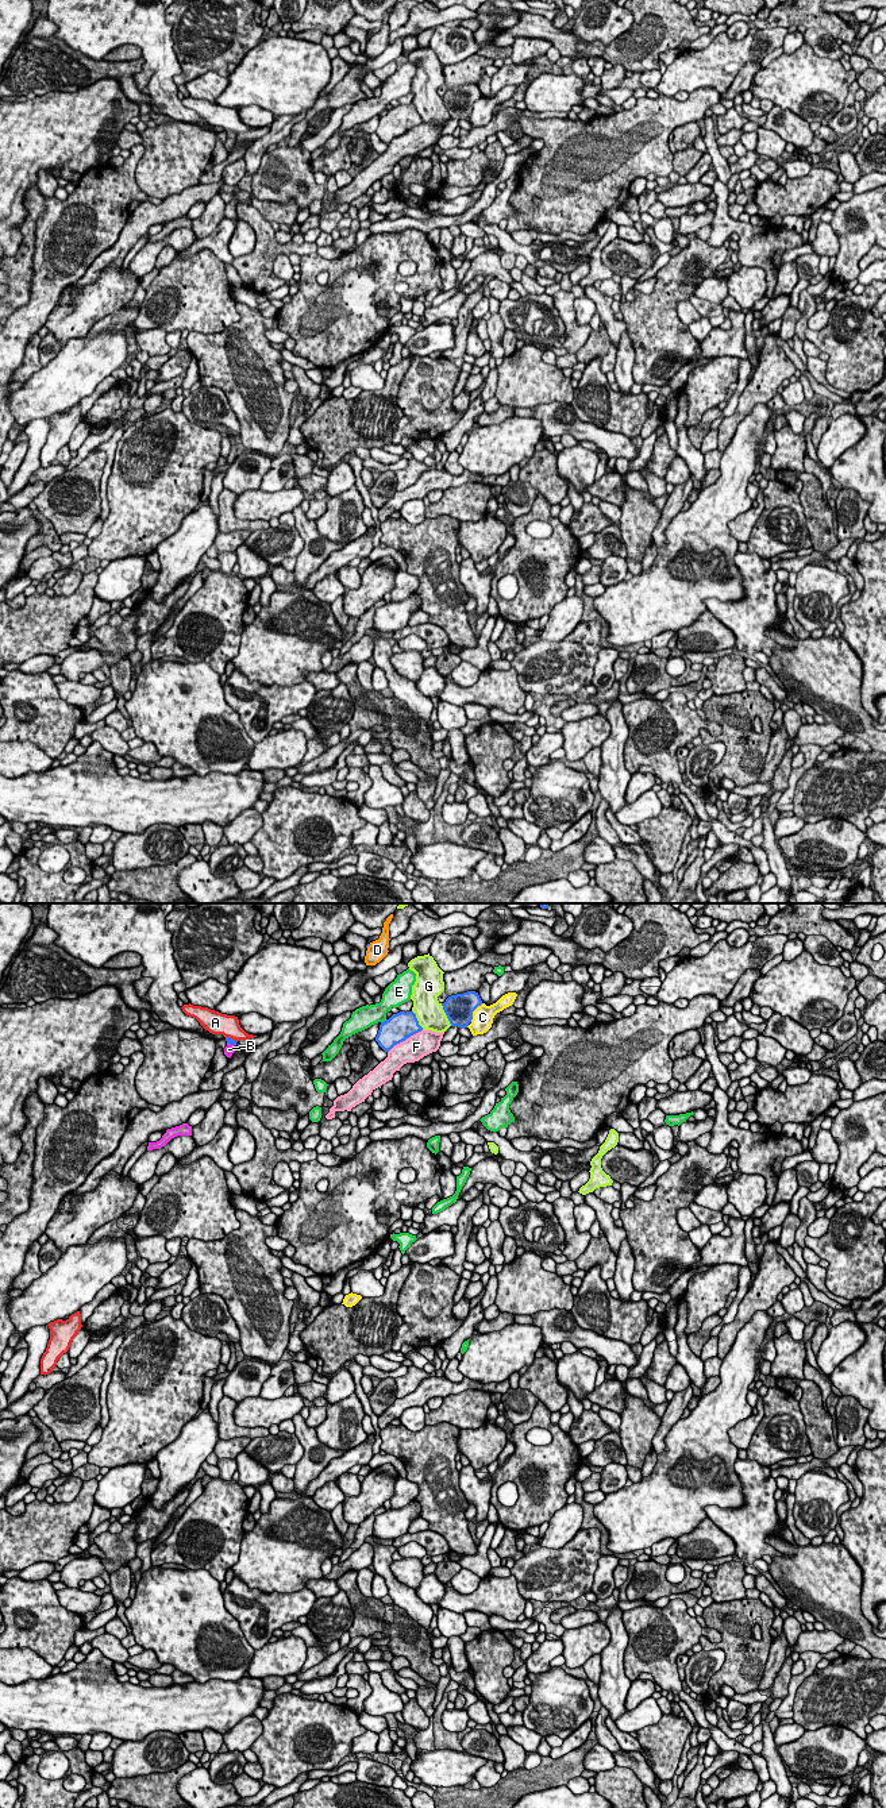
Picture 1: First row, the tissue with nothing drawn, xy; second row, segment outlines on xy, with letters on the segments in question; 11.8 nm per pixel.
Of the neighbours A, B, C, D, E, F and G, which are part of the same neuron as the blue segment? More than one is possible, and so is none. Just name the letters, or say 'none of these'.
B

